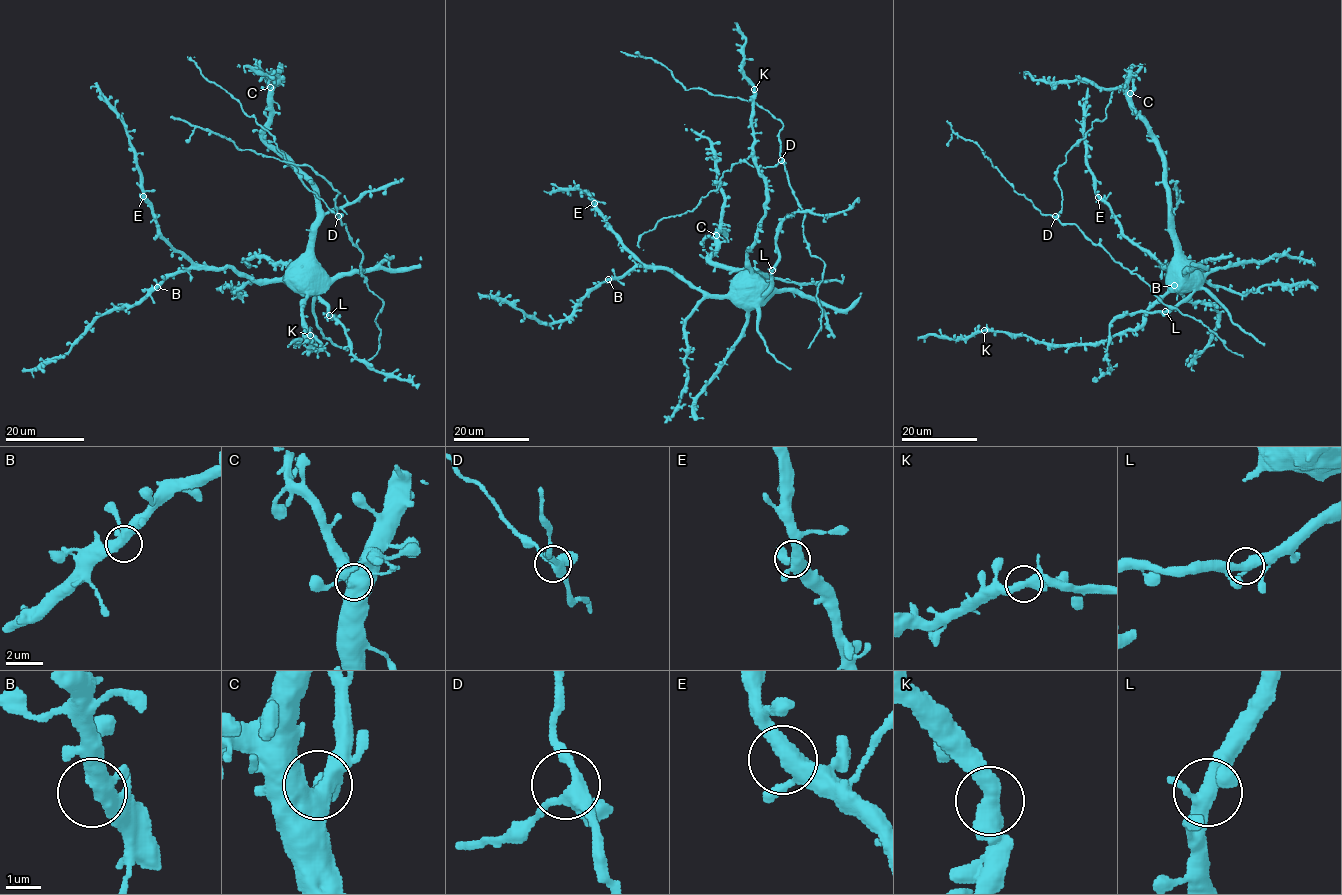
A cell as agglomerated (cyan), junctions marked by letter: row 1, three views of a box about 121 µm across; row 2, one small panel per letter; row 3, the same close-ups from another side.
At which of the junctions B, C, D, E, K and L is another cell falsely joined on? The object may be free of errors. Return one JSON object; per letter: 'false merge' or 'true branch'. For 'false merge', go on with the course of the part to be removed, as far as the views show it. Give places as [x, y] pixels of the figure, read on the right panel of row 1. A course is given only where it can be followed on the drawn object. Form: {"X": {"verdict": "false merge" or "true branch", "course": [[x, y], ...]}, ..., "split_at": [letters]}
{"B": {"verdict": "true branch"}, "C": {"verdict": "true branch"}, "D": {"verdict": "true branch"}, "E": {"verdict": "true branch"}, "K": {"verdict": "true branch"}, "L": {"verdict": "true branch"}, "split_at": []}

